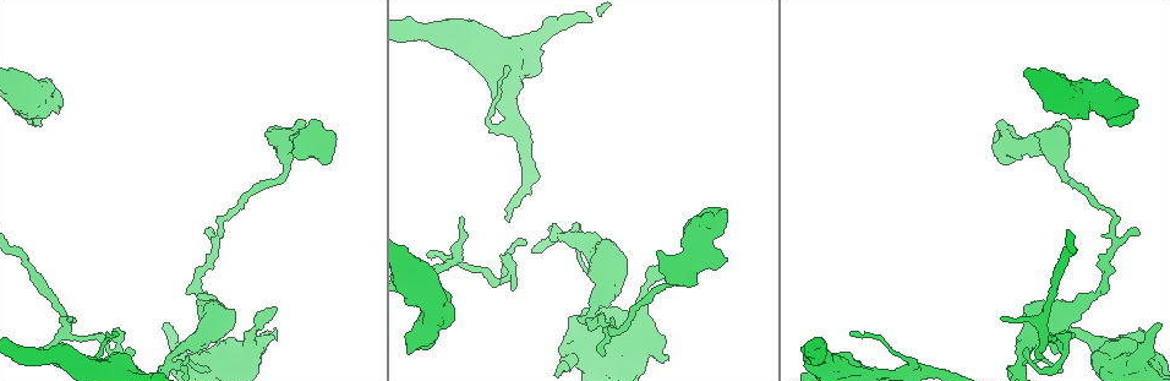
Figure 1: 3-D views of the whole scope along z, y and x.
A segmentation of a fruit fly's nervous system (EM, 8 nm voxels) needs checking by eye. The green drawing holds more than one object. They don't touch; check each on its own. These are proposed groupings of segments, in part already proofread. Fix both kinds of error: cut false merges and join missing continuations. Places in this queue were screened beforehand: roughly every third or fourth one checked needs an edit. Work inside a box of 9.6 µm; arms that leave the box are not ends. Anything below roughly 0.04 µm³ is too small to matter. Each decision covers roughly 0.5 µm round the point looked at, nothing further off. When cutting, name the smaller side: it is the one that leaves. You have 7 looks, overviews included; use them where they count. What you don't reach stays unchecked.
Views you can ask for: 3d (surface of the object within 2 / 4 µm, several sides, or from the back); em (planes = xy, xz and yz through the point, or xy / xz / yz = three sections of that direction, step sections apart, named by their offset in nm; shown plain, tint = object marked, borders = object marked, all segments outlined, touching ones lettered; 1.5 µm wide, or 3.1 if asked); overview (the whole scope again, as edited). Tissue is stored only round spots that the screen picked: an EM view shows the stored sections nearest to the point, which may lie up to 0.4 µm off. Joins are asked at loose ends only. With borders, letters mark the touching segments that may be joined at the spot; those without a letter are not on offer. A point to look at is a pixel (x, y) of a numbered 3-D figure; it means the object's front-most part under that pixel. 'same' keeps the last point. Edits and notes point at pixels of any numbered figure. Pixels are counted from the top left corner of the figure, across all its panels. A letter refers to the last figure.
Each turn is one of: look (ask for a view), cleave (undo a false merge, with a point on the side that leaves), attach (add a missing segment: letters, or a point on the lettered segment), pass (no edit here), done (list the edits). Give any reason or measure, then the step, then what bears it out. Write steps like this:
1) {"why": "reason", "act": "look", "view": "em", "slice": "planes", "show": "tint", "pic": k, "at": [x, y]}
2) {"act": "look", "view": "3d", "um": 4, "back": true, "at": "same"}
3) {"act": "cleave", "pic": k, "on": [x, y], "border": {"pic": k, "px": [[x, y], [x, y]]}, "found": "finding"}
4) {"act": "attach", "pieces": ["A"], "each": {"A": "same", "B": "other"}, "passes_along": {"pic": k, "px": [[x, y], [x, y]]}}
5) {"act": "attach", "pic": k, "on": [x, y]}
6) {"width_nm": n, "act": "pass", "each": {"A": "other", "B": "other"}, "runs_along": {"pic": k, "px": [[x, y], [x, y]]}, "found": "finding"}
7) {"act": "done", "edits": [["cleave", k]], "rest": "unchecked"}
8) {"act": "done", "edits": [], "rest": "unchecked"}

{"why": "tapers out", "act": "look", "view": "em", "slice": "planes", "show": "tint", "pic": 1, "at": [512, 286]}

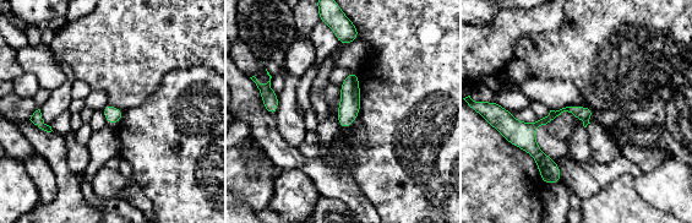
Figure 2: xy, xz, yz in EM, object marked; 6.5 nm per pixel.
{"why": "what lies round it", "act": "look", "view": "em", "slice": "planes", "show": "borders", "at": "same"}

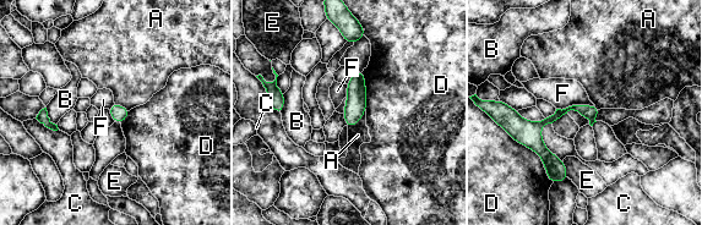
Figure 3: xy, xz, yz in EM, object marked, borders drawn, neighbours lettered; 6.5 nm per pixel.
{"longest_contact_nm": ["D", 500], "act": "pass", "each": {"A": "other", "B": "other", "C": "other", "D": "other", "E": "other", "F": "other"}, "found": "no lettered segment goes on from it"}

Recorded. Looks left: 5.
{"why": "thick turns thin", "act": "look", "view": "3d", "um": 2, "pic": 1, "at": [196, 292]}

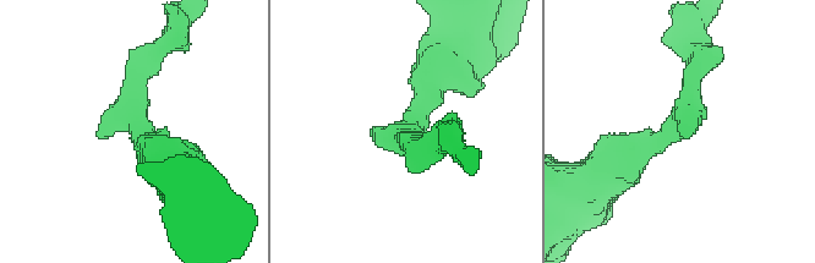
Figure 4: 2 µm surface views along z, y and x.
{"arm_widths_nm": [200, 380], "act": "look", "view": "em", "slice": "yz", "step": 8, "show": "borders", "pic": 4, "at": [414, 126]}

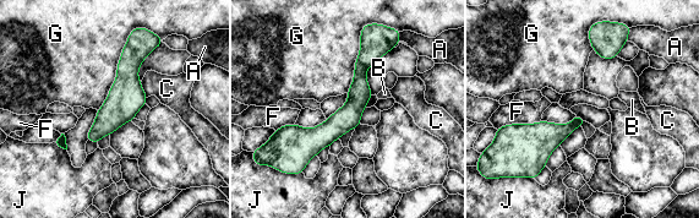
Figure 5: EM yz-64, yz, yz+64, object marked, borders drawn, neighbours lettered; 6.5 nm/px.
{"act": "pass", "each": {"A": "other", "B": "other", "C": "other", "F": "other", "G": "other", "J": "other"}, "border": {"pic": 5, "px": [[136, 26], [97, 109]]}, "found": "one neuron here"}

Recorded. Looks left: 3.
{"why": "sharp bend", "act": "look", "view": "3d", "um": 4, "pic": 1, "at": [1022, 356]}

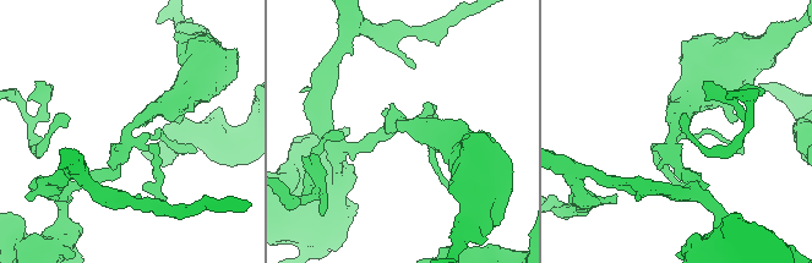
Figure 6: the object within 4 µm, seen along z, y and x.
{"act": "look", "view": "em", "slice": "xz", "step": 4, "show": "tint", "pic": 6, "at": [674, 130]}

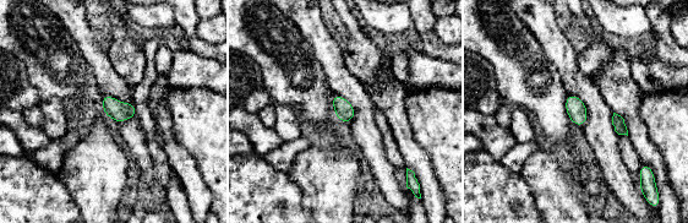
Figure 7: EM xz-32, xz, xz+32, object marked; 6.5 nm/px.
{"act": "look", "view": "em", "slice": "planes", "show": "borders", "at": "same"}

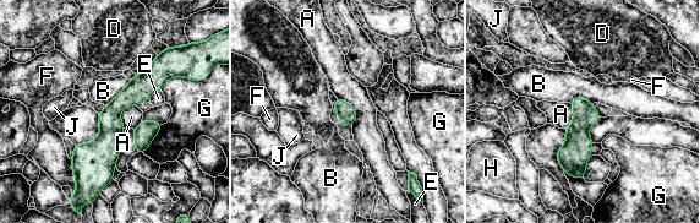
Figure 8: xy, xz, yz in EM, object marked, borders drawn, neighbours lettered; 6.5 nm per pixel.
{"act": "pass", "each": {"A": "other", "B": "other", "D": "other", "E": "other", "F": "other", "G": "other", "H": "other", "J": "other"}, "border": {"pic": 8, "px": [[337, 97], [355, 110], [353, 126]]}, "found": "continuous, no second neuron"}

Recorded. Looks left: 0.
{"act": "done", "edits": [], "rest": "unchecked"}

